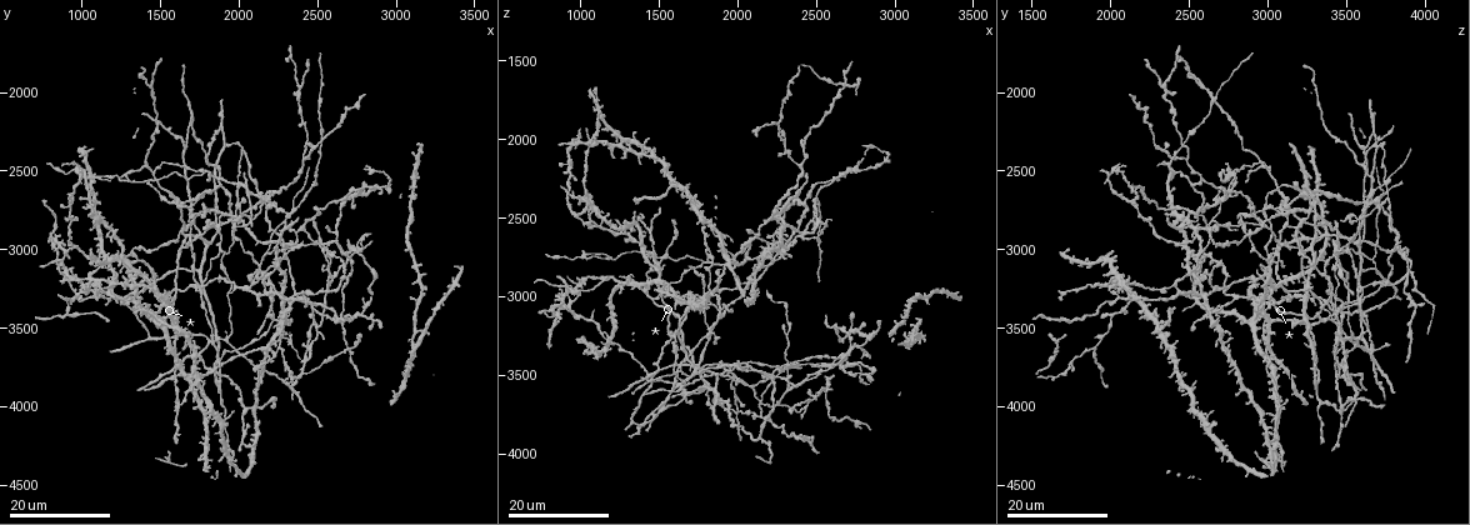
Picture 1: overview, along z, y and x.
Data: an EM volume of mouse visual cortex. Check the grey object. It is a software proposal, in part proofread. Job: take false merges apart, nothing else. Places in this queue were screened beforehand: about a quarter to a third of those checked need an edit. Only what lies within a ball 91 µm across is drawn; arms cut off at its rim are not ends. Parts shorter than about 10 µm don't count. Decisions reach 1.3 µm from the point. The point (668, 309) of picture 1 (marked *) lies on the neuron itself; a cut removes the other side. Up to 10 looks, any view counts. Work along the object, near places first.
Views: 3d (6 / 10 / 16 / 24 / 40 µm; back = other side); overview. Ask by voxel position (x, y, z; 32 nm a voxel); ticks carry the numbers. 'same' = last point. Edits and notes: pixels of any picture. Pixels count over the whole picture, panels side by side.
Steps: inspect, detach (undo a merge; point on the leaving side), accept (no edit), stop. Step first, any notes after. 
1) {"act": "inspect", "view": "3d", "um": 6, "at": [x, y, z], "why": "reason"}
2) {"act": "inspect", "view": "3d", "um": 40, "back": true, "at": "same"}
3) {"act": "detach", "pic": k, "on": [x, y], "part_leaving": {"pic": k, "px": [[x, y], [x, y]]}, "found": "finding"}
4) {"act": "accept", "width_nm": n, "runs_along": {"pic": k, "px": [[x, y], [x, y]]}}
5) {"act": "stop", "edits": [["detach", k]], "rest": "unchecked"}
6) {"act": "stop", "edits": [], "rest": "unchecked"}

{"act": "inspect", "view": "3d", "um": 16, "at": [1940, 3600, 3480], "why": "four arms meet"}

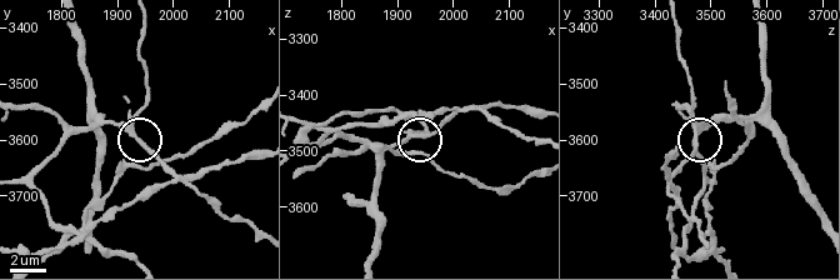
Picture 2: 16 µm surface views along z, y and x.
{"act": "inspect", "view": "3d", "um": 10, "at": [1930, 3580, 3465]}

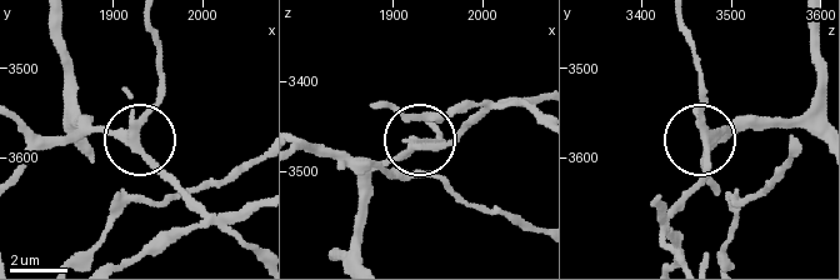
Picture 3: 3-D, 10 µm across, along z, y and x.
{"act": "inspect", "view": "3d", "um": 6, "at": [1925, 3575, 3470]}

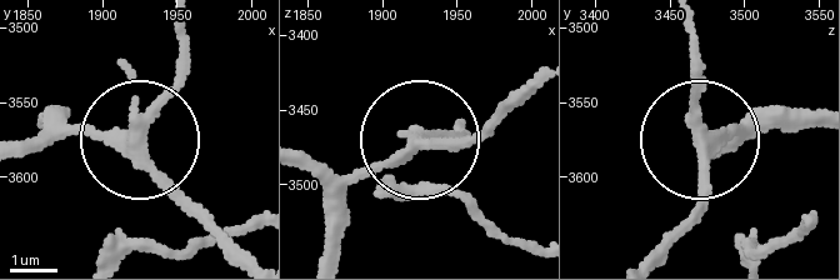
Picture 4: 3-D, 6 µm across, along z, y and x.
{"act": "accept", "arms": 4, "runs_along": {"pic": 4, "px": [[810, 118], [706, 133], [690, 38]]}, "found": "continuous, no second neuron"}

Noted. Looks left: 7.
{"act": "inspect", "view": "3d", "um": 16, "at": [2640, 3440, 3440], "why": "a fork"}

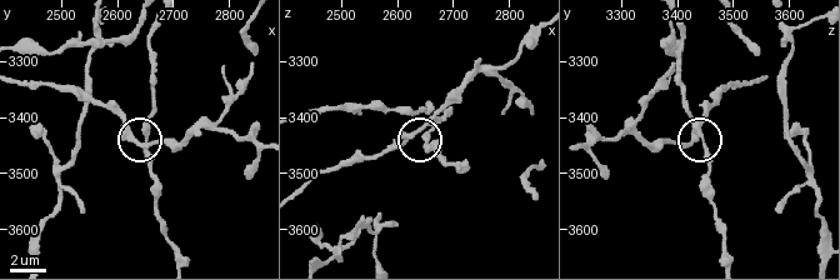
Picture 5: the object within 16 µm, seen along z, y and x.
{"act": "inspect", "view": "3d", "um": 6, "at": [2630, 3440, 3425]}

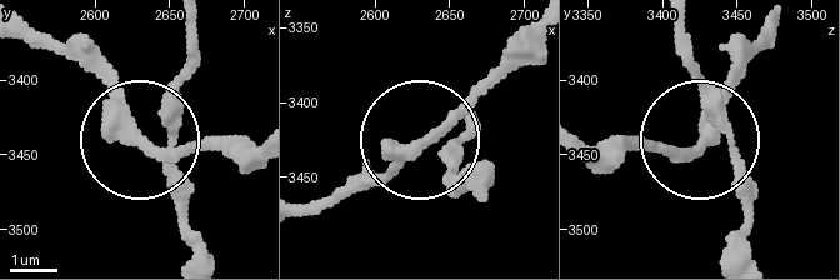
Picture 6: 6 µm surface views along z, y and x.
{"act": "accept", "width_nm": 250, "runs_along": {"pic": 6, "px": [[674, 20], [710, 104], [701, 135], [674, 151], [594, 151]]}, "found": "continuous, no second neuron"}

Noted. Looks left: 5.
{"act": "inspect", "view": "3d", "um": 24, "at": [2060, 2640, 2760], "why": "arms part here"}

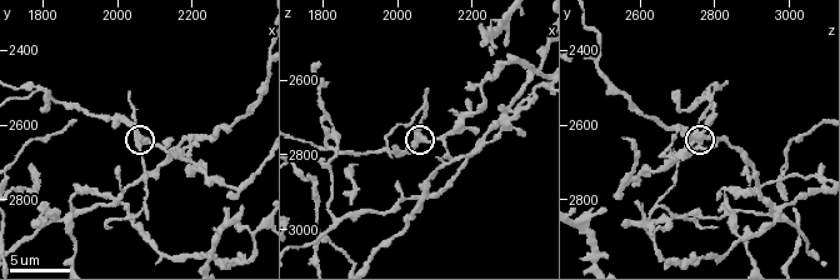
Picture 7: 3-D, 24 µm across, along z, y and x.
{"act": "inspect", "view": "3d", "um": 6, "at": [2060, 2650, 2750], "why": "zoom in"}

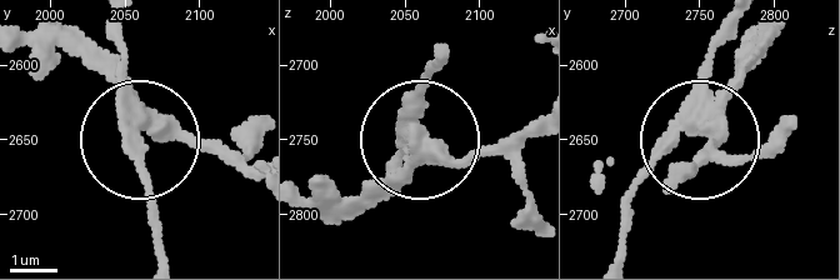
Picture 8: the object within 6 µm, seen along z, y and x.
{"act": "detach", "pic": 8, "on": [130, 158], "side_arm_um": 14, "part_leaving": {"pic": 8, "px": [[139, 113], [139, 173], [164, 256]]}, "found": "a second neuron is stuck on"}

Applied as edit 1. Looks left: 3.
{"act": "inspect", "view": "overview", "why": "see it whole again"}

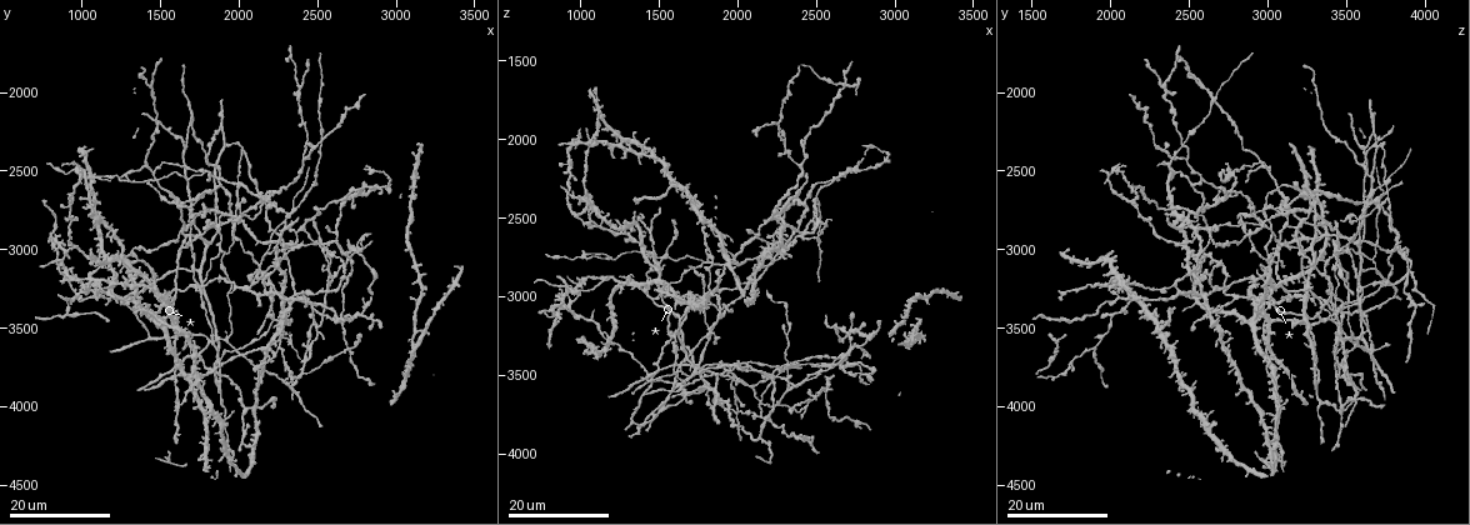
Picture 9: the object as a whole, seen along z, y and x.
{"act": "inspect", "view": "3d", "um": 16, "at": [2500, 2460, 2380], "why": "thick turns thin"}

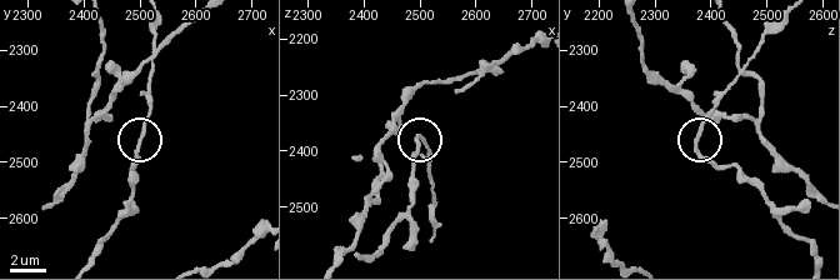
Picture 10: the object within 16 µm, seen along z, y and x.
{"act": "inspect", "view": "3d", "um": 10, "at": [2505, 2460, 2375]}

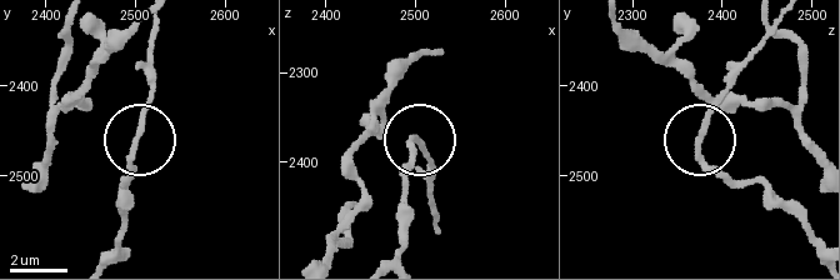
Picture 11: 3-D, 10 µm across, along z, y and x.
{"act": "detach", "pic": 11, "on": [140, 116], "part_leaving": {"pic": 11, "px": [[135, 155], [156, 21]]}, "found": "two neurons meet here"}

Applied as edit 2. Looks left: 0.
{"act": "stop", "edits": [["detach", 8], ["detach", 11]], "rest": "unchecked"}

